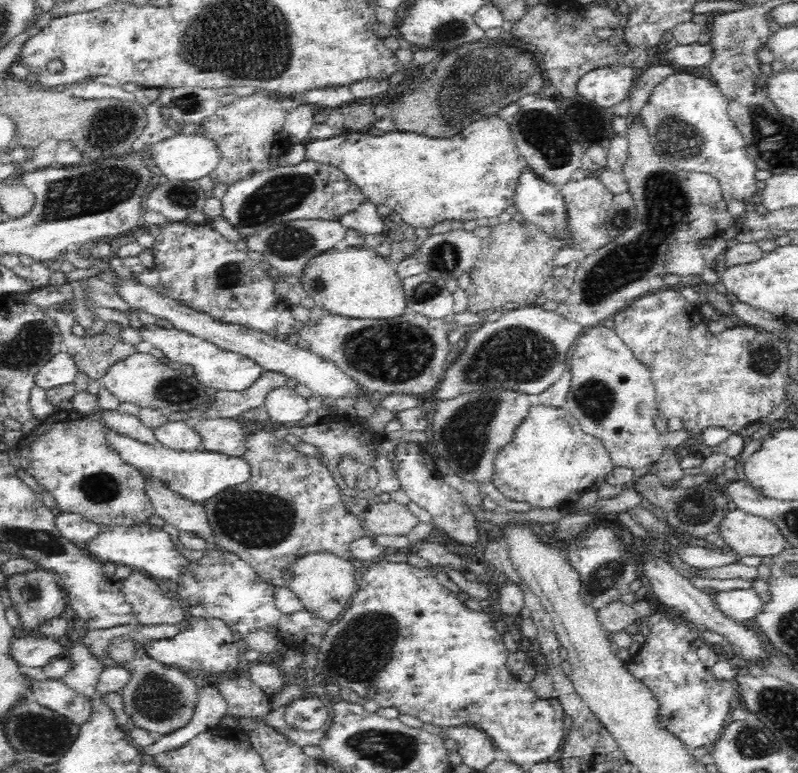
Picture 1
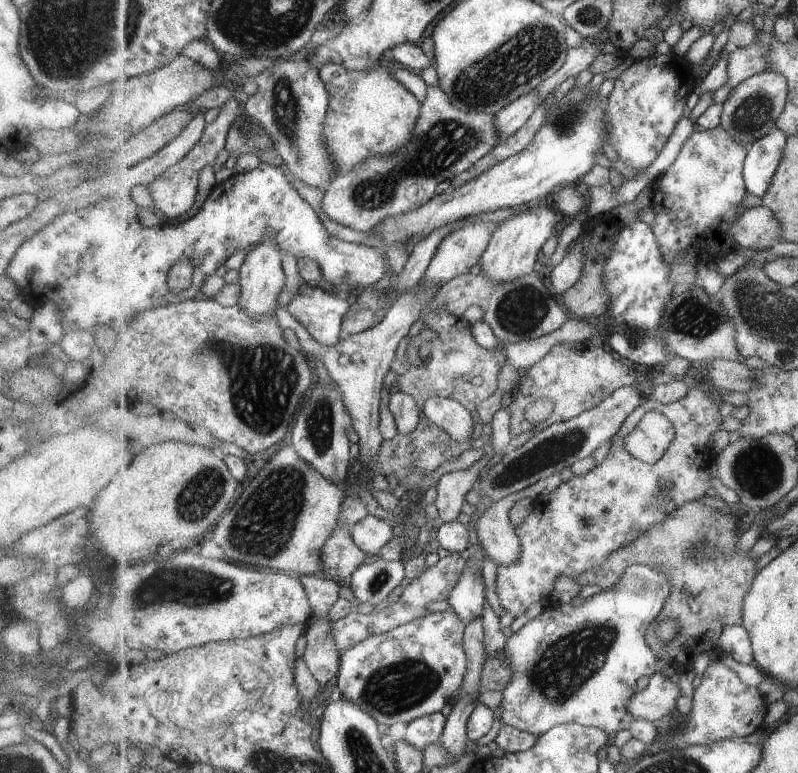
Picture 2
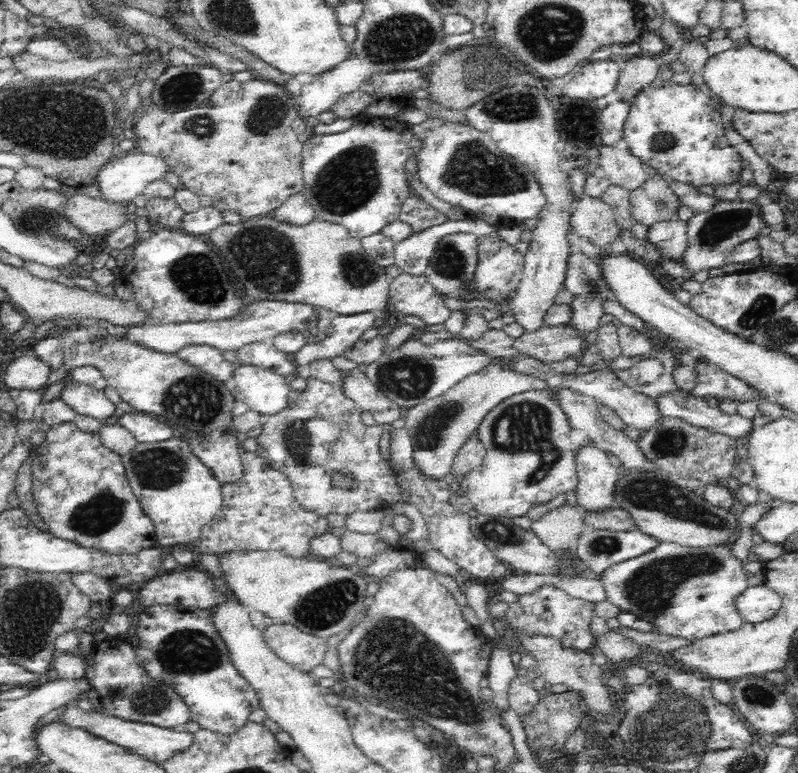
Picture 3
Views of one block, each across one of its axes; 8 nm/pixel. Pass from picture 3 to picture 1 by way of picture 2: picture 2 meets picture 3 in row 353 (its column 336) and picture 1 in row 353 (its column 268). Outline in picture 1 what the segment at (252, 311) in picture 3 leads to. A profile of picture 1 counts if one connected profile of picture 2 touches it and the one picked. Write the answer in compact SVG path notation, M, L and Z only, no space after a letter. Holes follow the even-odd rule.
M48 308L43 311L56 320L64 351L75 360L78 370L90 379L100 380L117 360L138 351L136 345L124 343L118 331L113 334L99 333L92 337L76 336L72 332L75 319L70 313L53 310Z

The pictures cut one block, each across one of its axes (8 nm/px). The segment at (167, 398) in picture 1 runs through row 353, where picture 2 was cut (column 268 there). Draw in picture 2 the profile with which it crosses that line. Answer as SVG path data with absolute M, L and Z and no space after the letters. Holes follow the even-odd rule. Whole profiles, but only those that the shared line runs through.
M245 112L239 116L227 132L226 150L229 156L238 158L243 154L262 155L265 150L275 150L271 132L263 124ZM271 146L271 148L269 148Z

